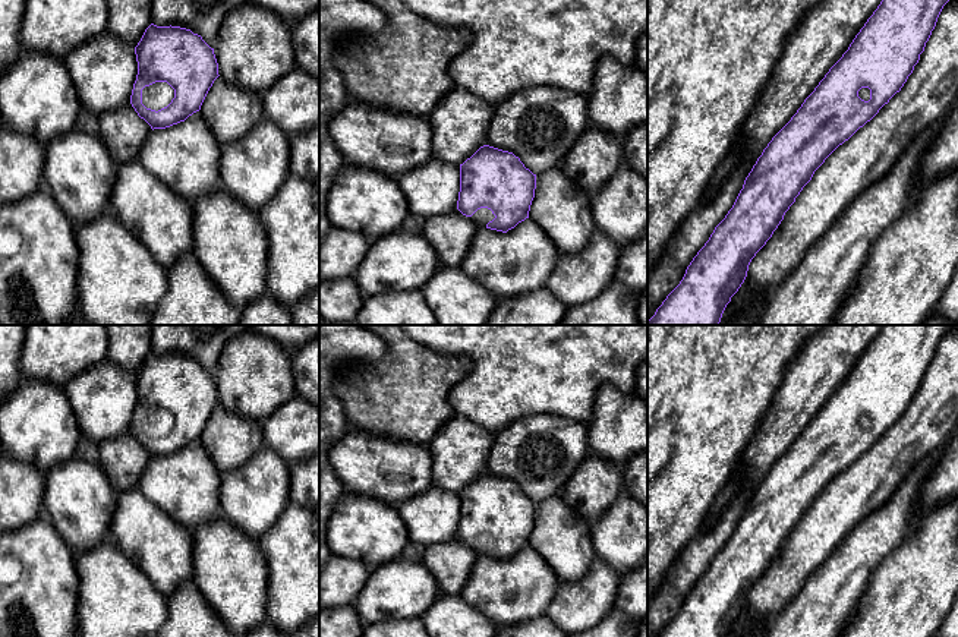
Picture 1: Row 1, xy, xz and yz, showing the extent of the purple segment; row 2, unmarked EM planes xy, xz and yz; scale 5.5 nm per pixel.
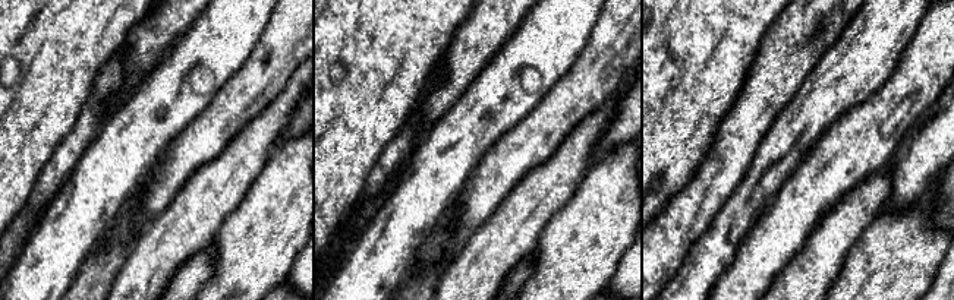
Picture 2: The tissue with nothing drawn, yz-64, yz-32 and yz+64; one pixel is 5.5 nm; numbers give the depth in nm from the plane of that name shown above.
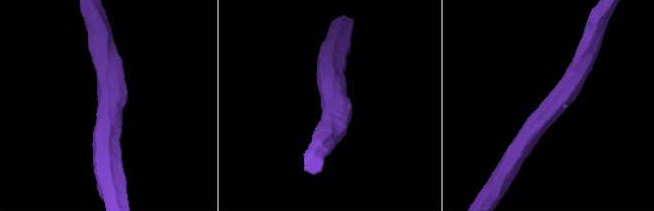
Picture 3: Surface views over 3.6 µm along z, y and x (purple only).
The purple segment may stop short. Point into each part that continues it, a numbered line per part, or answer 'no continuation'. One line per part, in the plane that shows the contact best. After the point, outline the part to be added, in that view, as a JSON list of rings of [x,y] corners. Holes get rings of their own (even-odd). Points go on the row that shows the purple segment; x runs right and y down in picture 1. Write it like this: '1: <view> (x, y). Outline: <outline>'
1: xy (160, 94). Outline: [[[155,82],[142,89],[142,104],[151,110],[167,107],[174,98],[174,89],[167,82]]]

